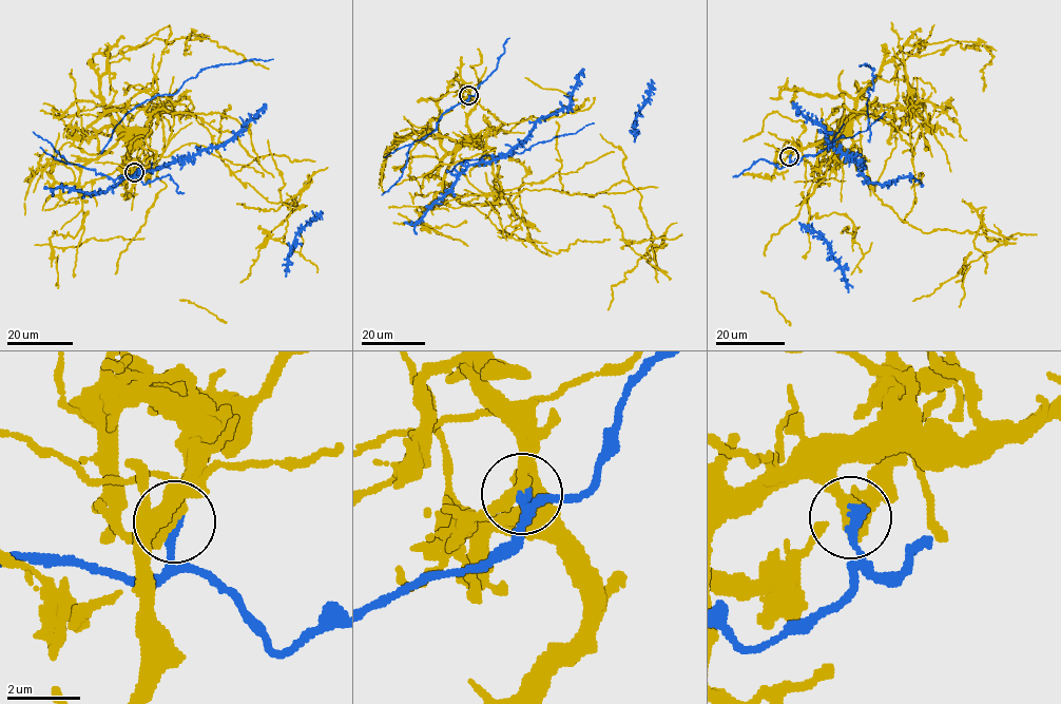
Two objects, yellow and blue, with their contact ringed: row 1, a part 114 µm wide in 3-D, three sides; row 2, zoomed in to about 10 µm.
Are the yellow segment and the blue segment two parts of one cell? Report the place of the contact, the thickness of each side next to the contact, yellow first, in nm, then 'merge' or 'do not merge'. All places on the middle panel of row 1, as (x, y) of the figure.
(468, 95) | 320/320 nm | do not merge

